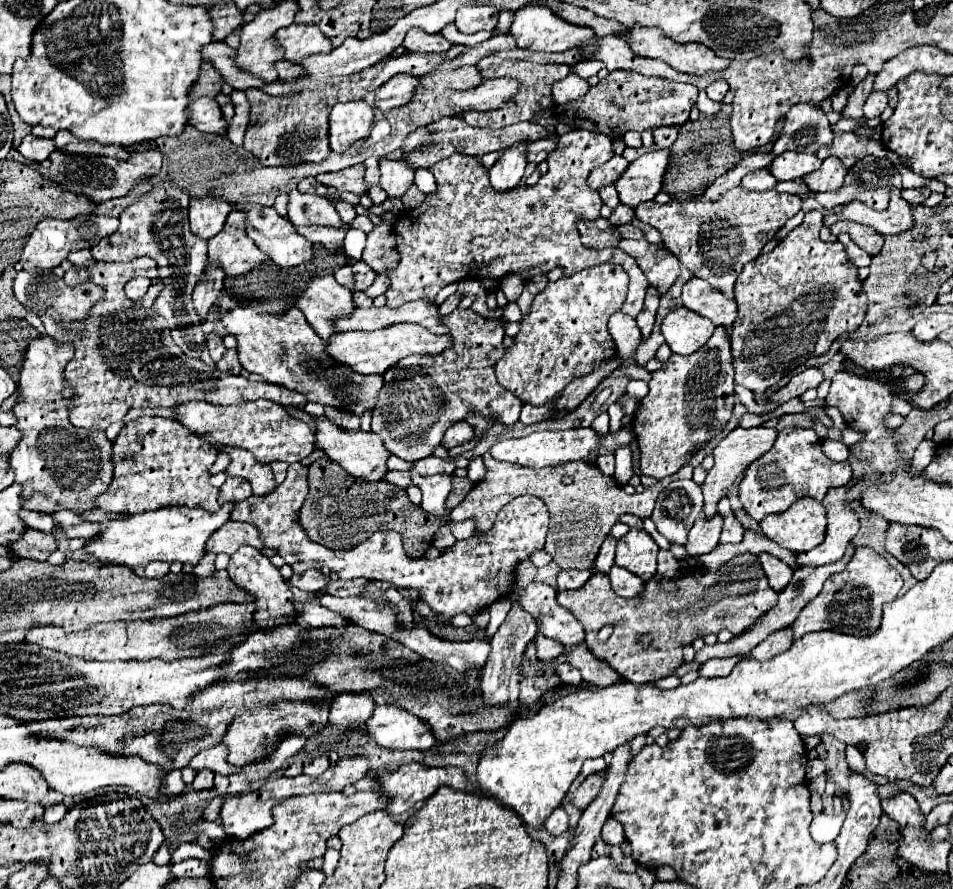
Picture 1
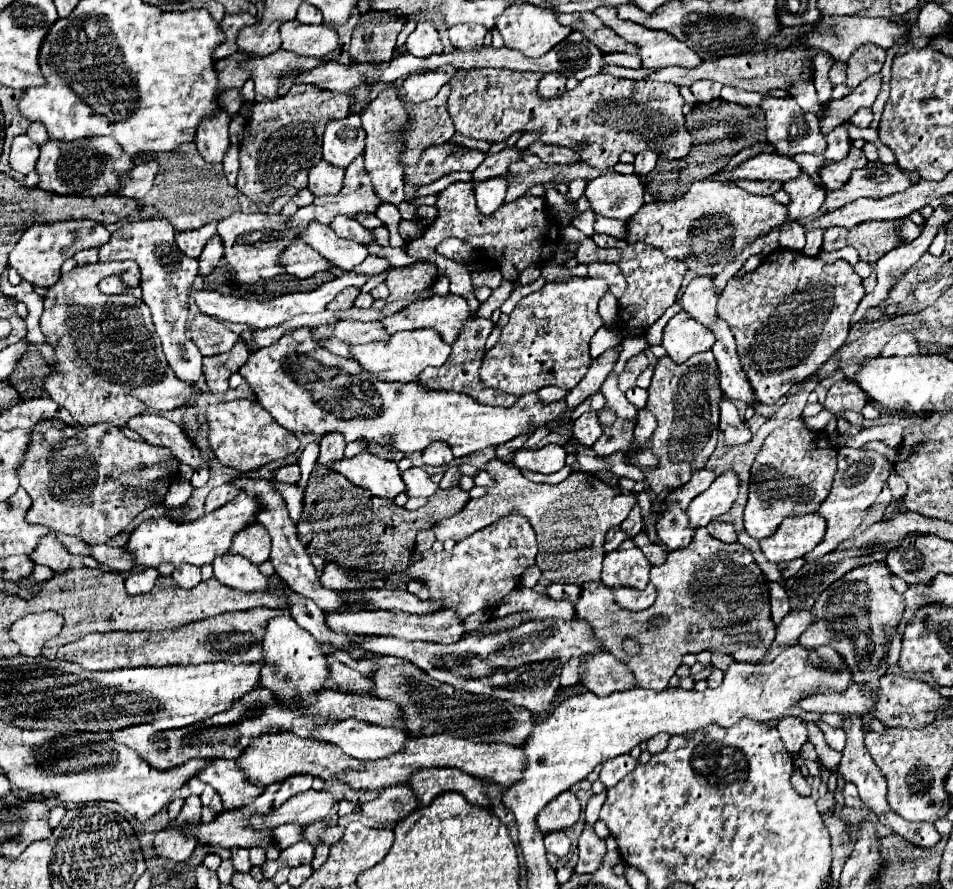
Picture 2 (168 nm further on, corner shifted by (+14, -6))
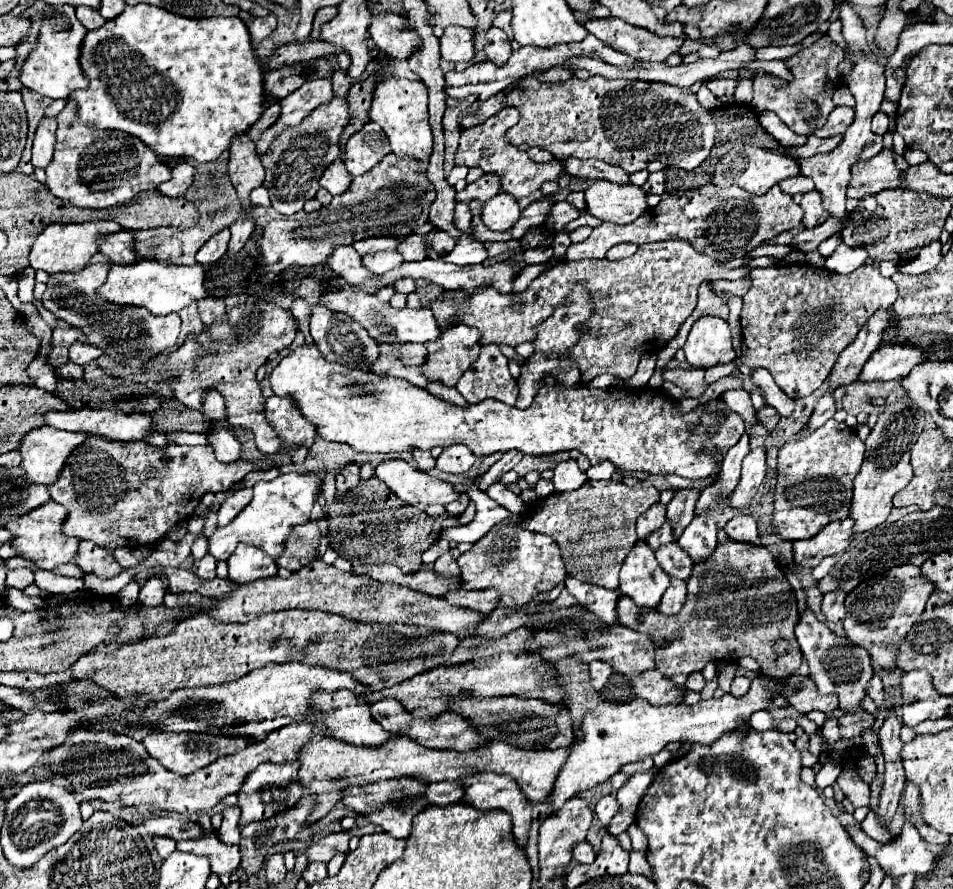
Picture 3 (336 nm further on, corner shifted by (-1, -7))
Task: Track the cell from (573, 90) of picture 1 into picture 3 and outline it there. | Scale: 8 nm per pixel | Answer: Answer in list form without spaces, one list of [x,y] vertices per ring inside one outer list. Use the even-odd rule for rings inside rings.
[[[556,67],[552,71],[544,71],[538,75],[540,81],[568,81],[570,77],[574,77],[574,73],[570,69],[564,69],[564,67]]]

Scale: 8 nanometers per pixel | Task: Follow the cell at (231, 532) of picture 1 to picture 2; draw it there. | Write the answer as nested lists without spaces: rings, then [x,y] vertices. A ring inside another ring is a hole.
[[[253,524],[253,526],[245,528],[245,532],[241,532],[241,536],[235,536],[233,548],[229,552],[245,556],[251,564],[259,566],[259,564],[269,560],[271,536],[269,536],[265,526]]]

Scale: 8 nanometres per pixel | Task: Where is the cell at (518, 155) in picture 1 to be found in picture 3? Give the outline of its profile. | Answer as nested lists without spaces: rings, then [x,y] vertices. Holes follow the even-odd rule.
[[[498,193],[492,197],[482,211],[482,221],[492,231],[506,231],[510,229],[520,217],[520,207],[514,197],[508,197],[508,193]]]

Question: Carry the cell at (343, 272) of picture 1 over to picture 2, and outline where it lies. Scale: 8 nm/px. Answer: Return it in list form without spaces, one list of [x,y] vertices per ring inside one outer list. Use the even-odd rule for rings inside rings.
[[[345,288],[343,292],[339,292],[339,294],[327,304],[327,308],[329,308],[329,310],[349,310],[349,308],[353,308],[357,296],[359,296],[359,290],[357,290],[357,288]]]

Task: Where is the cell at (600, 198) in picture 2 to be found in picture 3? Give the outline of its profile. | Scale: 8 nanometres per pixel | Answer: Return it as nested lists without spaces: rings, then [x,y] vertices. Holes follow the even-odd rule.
[[[596,181],[586,191],[586,211],[598,219],[626,225],[636,221],[648,209],[646,193],[638,185],[616,185]]]

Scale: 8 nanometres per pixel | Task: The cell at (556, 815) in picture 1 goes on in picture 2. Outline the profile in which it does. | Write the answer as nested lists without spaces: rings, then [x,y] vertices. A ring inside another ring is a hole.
[[[551,832],[545,836],[545,848],[547,848],[547,852],[561,858],[571,852],[571,840],[567,838],[565,832]]]

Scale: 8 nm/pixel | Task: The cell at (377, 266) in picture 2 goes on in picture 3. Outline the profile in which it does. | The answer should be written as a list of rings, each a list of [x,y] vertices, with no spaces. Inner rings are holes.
[[[410,235],[408,241],[404,241],[404,243],[398,245],[398,253],[404,257],[404,261],[426,259],[424,243],[426,243],[426,237],[424,235]]]

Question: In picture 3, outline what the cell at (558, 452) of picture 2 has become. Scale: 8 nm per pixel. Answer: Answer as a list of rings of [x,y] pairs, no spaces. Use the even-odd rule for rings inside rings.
[[[574,459],[556,463],[556,467],[554,467],[552,471],[554,471],[552,483],[554,483],[554,489],[556,489],[556,491],[574,491],[574,489],[582,487],[582,485],[586,483],[586,479],[588,479],[588,477],[578,469],[578,463],[576,463]]]

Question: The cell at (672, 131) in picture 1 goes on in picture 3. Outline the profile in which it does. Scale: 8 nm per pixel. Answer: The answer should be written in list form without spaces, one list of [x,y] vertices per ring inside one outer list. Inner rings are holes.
[[[654,171],[648,175],[648,181],[642,185],[642,189],[646,193],[656,193],[656,195],[662,195],[664,193],[664,175],[666,171]]]

